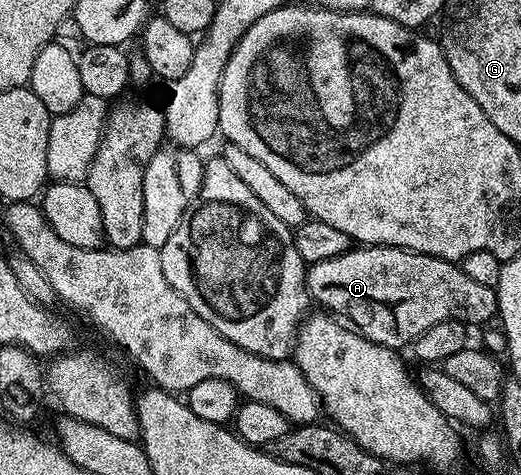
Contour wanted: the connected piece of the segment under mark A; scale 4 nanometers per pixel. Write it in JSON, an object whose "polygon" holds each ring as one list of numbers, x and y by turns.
{"polygon":[[359,245,329,261,310,264,305,271,305,287,310,298,314,302,316,299,323,306,320,308,338,313,340,316,348,315,343,317,350,320,360,335,374,343,396,349,403,349,406,343,408,346,433,323,458,321,463,325,488,324,487,321,498,316,501,298,496,288,480,285,477,281,465,277,463,268,458,262,438,259,432,255,421,255,417,251,406,251,403,247,370,245]]}

